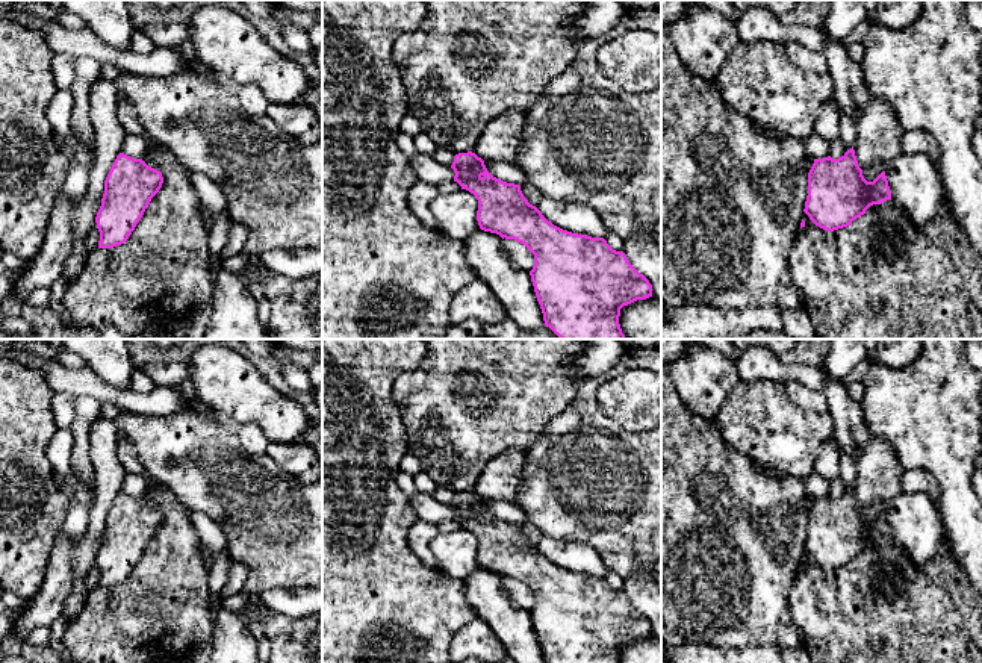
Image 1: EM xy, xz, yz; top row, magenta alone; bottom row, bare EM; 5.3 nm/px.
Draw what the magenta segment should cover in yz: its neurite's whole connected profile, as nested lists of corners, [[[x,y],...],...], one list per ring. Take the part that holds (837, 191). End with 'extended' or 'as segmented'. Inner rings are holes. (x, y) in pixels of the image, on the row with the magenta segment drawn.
[[[852,147],[838,159],[814,159],[803,212],[820,229],[834,232],[887,200],[891,200],[891,192],[885,171],[867,182]]] | as segmented

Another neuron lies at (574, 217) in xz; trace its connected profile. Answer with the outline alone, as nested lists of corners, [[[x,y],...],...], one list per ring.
[[[543,197],[537,209],[548,221],[563,230],[592,238],[605,236],[607,227],[604,221],[589,204]]]

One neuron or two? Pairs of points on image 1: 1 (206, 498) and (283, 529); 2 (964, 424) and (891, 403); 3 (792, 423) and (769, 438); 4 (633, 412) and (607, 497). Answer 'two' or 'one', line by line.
1: one
2: one
3: one
4: two

